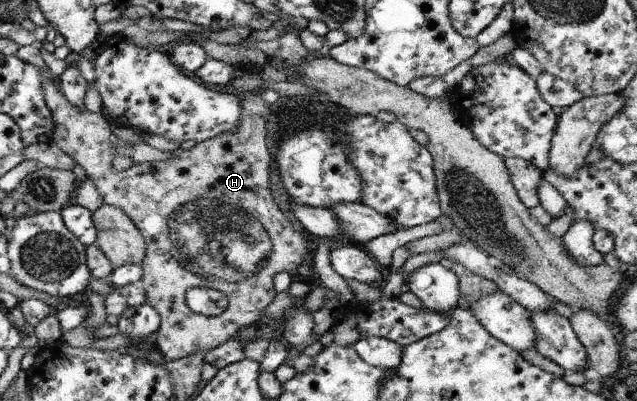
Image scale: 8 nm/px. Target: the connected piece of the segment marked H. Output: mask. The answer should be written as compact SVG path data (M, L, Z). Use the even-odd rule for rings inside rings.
M40 68L40 77L42 77L42 93L44 93L44 101L52 113L55 124L53 143L55 143L63 152L68 154L76 164L82 166L82 169L86 171L86 176L94 181L98 193L102 195L102 202L122 209L122 211L130 217L130 220L136 225L136 228L144 237L146 254L144 259L142 259L141 267L143 275L140 281L142 287L144 287L146 302L153 309L156 309L159 314L159 329L156 334L155 344L156 349L162 353L163 358L166 361L174 361L174 359L182 359L182 357L188 357L188 355L198 353L198 351L202 351L202 353L206 354L208 351L212 351L214 347L218 347L218 345L222 345L222 343L230 340L230 337L233 337L234 333L239 331L242 327L253 325L257 320L261 319L262 311L268 308L268 305L270 305L277 296L274 289L274 276L281 272L287 272L289 274L296 272L306 258L306 255L308 255L307 243L304 240L302 231L299 232L294 229L294 225L290 223L288 217L286 217L287 215L284 215L284 213L280 211L280 208L276 205L271 195L270 177L268 177L268 175L270 175L270 171L275 166L272 162L272 157L270 157L269 148L271 145L266 134L266 123L268 123L268 119L274 111L270 108L272 105L268 103L268 101L262 99L263 91L250 91L250 93L241 100L241 117L240 123L238 123L238 127L236 127L236 131L230 131L230 133L218 135L218 137L205 140L204 142L198 142L197 146L188 149L188 151L180 150L179 152L175 152L174 157L170 157L170 159L166 159L166 161L143 162L133 164L123 171L113 171L112 161L114 161L117 154L113 153L112 125L109 124L104 114L102 112L92 113L87 109L80 111L78 107L74 107L74 105L72 105L72 103L64 96L64 93L61 91L61 86L56 85L54 77L52 77L46 69ZM194 287L216 289L216 291L220 291L220 293L226 295L226 297L228 297L228 307L226 307L226 311L220 313L218 316L210 317L191 311L190 307L186 304L186 293Z

